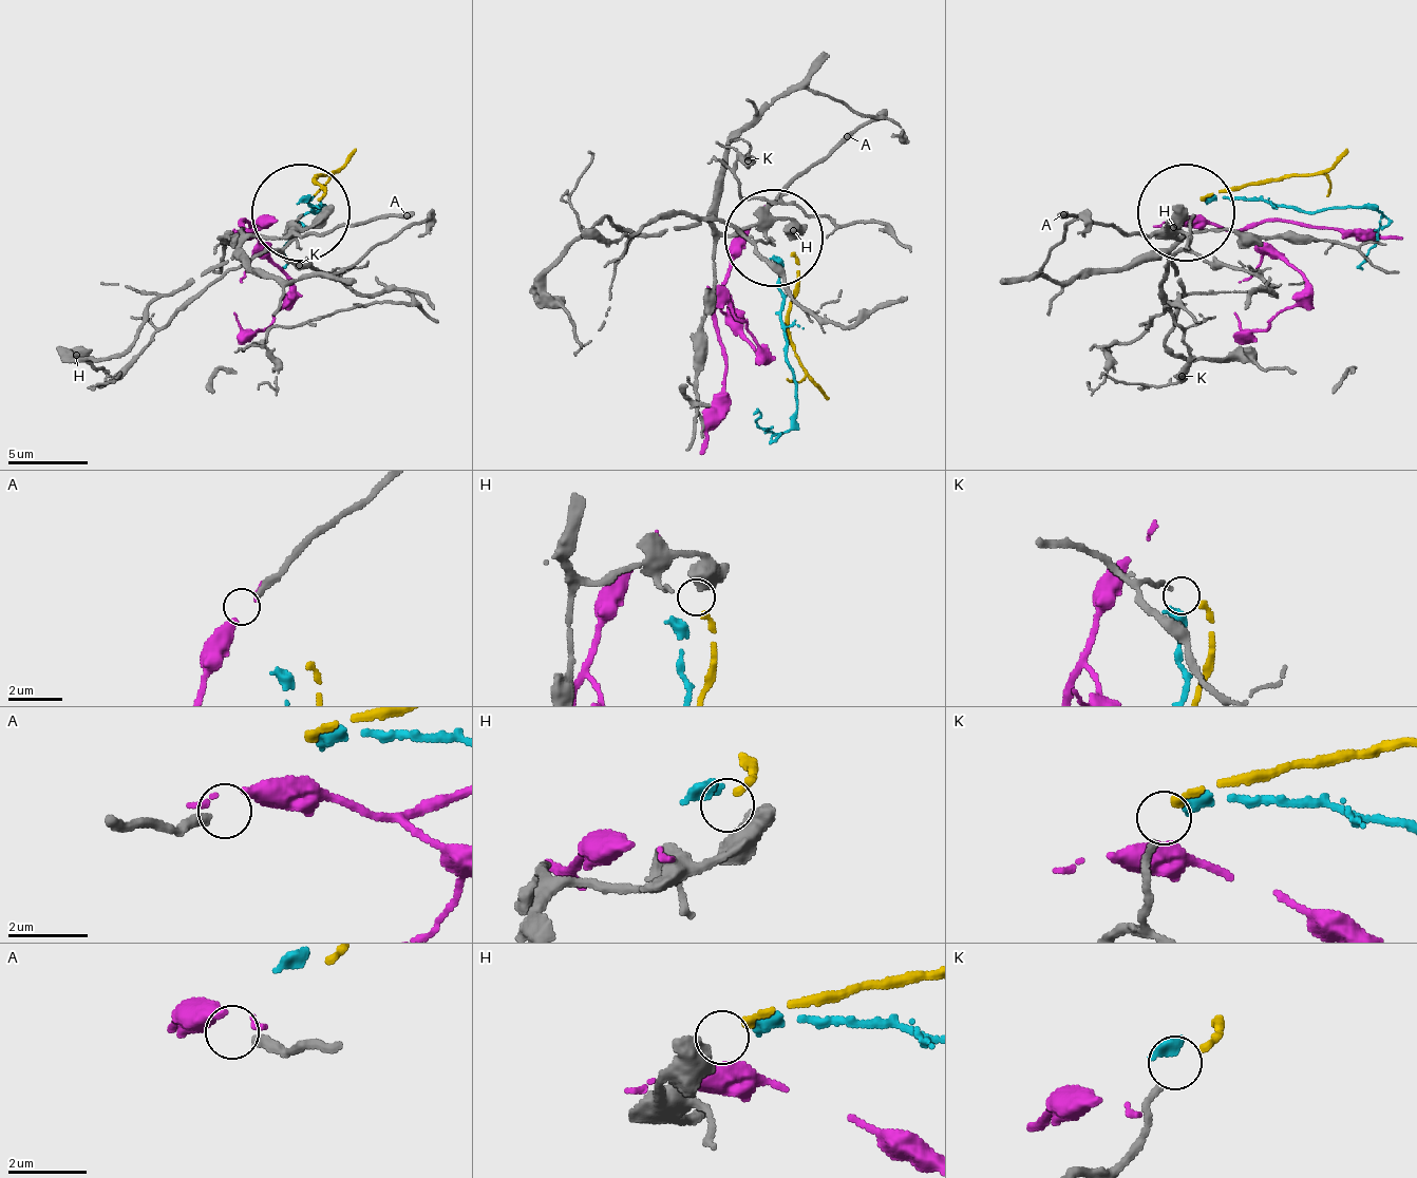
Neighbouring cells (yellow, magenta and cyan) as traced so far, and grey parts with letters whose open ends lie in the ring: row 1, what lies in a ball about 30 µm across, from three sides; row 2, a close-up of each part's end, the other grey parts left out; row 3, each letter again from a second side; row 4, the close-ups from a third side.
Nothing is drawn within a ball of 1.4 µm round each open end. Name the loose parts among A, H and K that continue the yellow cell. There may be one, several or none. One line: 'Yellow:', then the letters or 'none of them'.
Yellow: H

